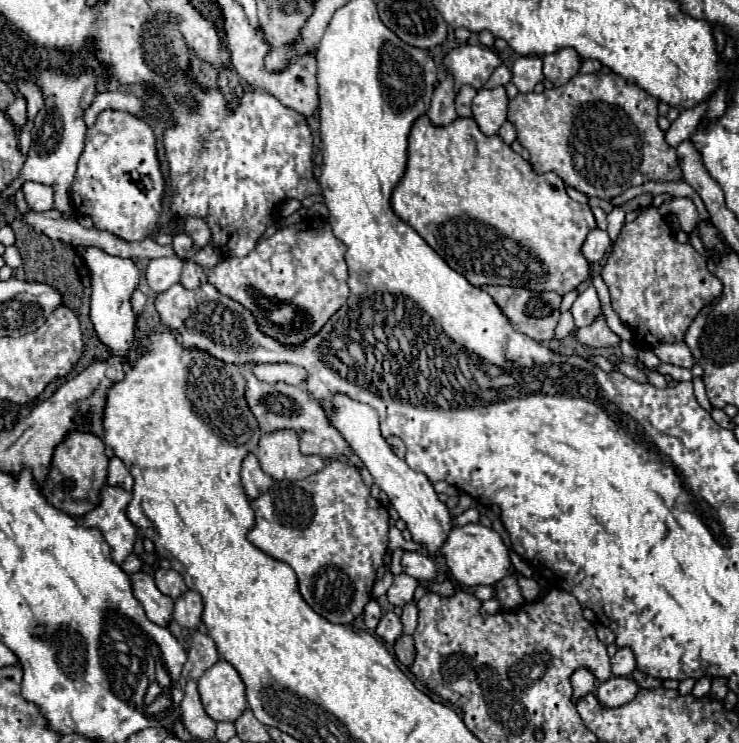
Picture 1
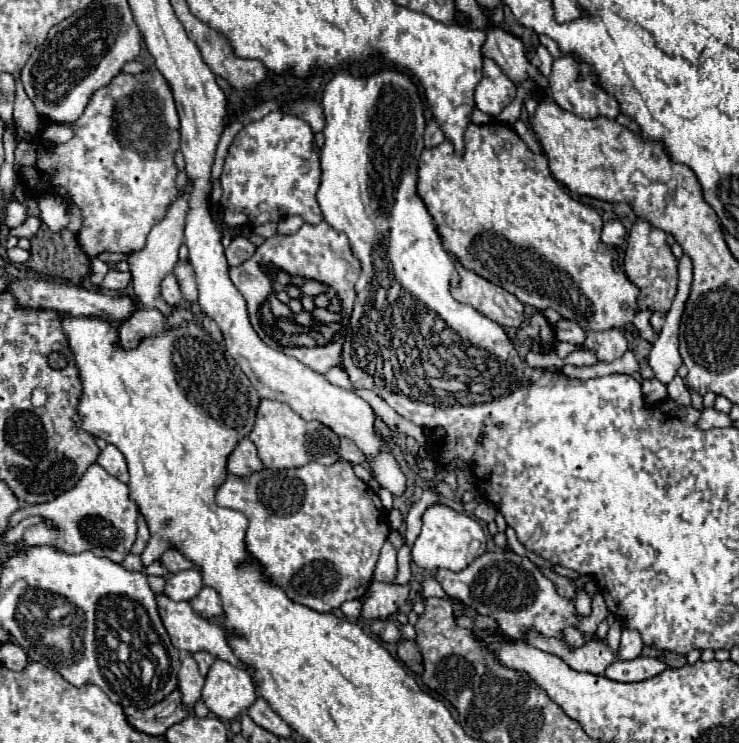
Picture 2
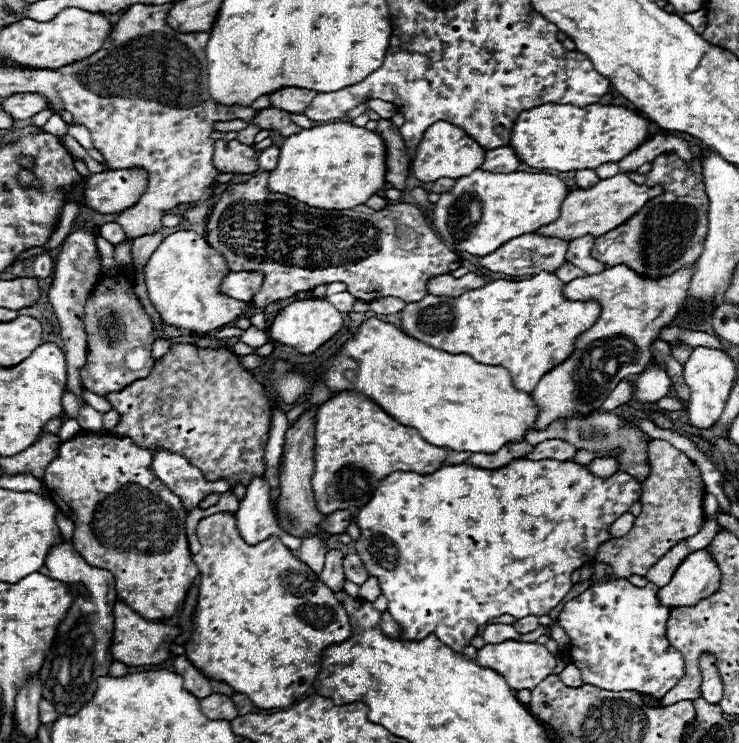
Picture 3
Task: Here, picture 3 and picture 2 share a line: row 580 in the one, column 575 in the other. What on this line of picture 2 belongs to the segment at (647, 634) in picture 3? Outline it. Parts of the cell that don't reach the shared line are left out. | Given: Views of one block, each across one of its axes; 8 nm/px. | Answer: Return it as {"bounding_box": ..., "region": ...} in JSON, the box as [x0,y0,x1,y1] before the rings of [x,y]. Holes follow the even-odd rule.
{"bounding_box":[436,550,580,640],"region":[[[512,550],[486,552],[460,572],[438,570],[436,580],[450,598],[464,602],[482,616],[494,618],[500,632],[512,640],[524,636],[526,630],[534,630],[544,638],[564,640],[564,630],[568,626],[578,626],[580,614],[574,608],[574,600],[560,596],[554,582],[546,578],[532,560],[518,556]]]}

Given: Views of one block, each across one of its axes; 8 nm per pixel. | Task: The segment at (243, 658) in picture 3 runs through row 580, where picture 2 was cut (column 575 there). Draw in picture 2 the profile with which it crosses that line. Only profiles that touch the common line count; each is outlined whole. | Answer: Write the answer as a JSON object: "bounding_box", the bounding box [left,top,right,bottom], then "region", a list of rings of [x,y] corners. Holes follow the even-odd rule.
{"bounding_box":[418,124,640,336],"region":[[[470,124],[468,130],[466,130],[466,150],[464,150],[464,158],[456,156],[454,154],[454,146],[450,140],[442,142],[440,146],[436,148],[430,148],[430,150],[424,150],[422,156],[420,156],[420,162],[418,162],[418,194],[420,198],[424,200],[428,212],[434,216],[436,220],[436,226],[438,226],[438,232],[442,236],[442,242],[444,242],[444,248],[454,254],[462,266],[474,270],[476,274],[480,274],[482,278],[502,286],[504,290],[508,290],[510,294],[514,294],[522,304],[528,304],[528,306],[534,306],[536,310],[546,310],[546,308],[552,308],[556,310],[562,318],[566,320],[574,320],[578,322],[578,326],[588,332],[588,330],[610,330],[610,328],[618,328],[618,330],[628,330],[632,332],[634,336],[640,336],[638,328],[634,328],[634,316],[638,314],[638,288],[626,278],[622,266],[618,264],[618,270],[616,270],[616,258],[618,258],[618,252],[614,246],[606,246],[602,240],[600,240],[600,232],[602,232],[602,216],[590,208],[590,206],[584,206],[582,202],[574,200],[570,194],[564,192],[564,188],[554,180],[554,176],[550,174],[550,168],[548,168],[548,160],[542,156],[542,154],[534,154],[522,140],[520,136],[508,126],[508,124],[486,124],[486,126],[478,126],[478,124]]]}

